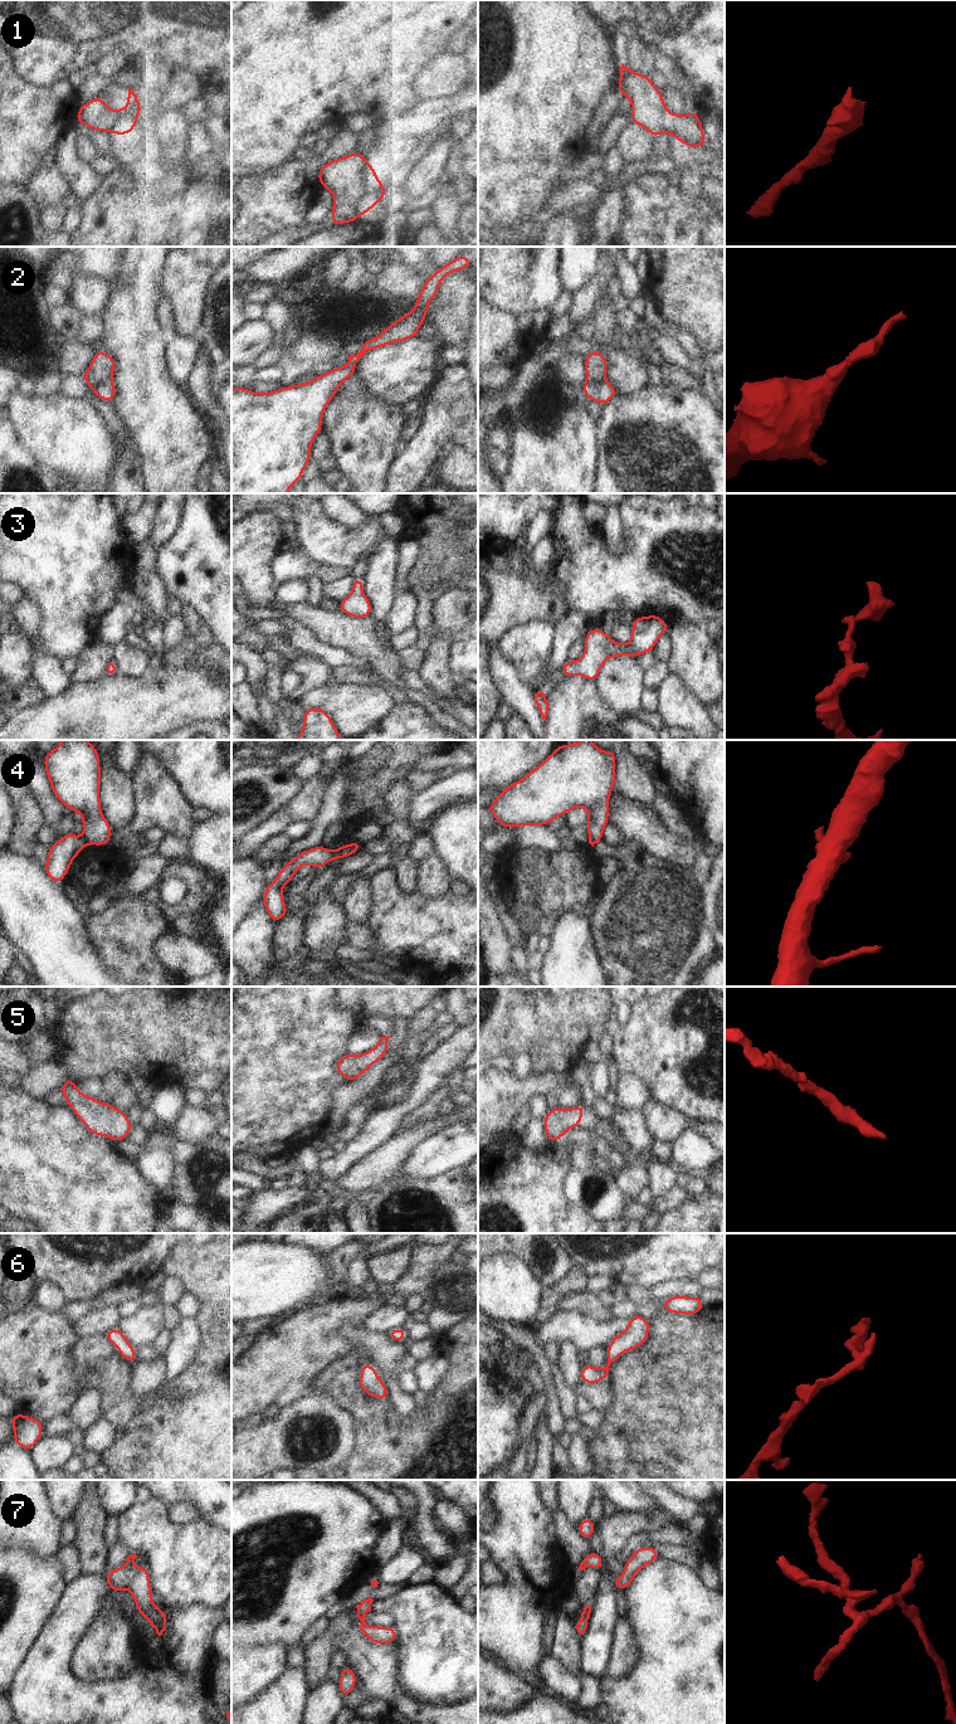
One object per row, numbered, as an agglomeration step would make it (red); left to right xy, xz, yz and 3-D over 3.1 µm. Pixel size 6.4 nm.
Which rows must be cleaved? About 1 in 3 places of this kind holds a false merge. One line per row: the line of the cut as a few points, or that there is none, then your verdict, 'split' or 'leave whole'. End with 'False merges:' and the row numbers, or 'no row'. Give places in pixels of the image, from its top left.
1: cut none; leave whole
2: cut none; leave whole
3: cut none; leave whole
4: cut xz (332, 851), (332, 856), (327, 861); split
5: cut none; leave whole
6: cut none; leave whole
7: cut none; leave whole
False merges: 4

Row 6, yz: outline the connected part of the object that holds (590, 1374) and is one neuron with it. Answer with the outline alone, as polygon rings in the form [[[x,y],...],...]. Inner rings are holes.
[[[633,1315],[628,1321],[626,1330],[615,1335],[610,1340],[610,1346],[605,1350],[605,1369],[598,1369],[589,1363],[584,1364],[580,1372],[581,1382],[587,1384],[595,1384],[608,1379],[613,1363],[618,1358],[620,1358],[624,1352],[631,1352],[636,1348],[640,1348],[647,1341],[649,1336],[649,1325],[649,1319],[640,1315]]]

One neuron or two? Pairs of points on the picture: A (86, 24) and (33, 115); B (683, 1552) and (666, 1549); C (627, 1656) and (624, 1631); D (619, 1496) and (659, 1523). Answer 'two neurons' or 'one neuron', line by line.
A: two neurons
B: one neuron
C: one neuron
D: one neuron

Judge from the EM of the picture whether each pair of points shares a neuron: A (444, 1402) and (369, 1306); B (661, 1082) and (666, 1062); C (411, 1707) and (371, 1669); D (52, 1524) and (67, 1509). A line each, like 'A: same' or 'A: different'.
A: different
B: same
C: same
D: different

